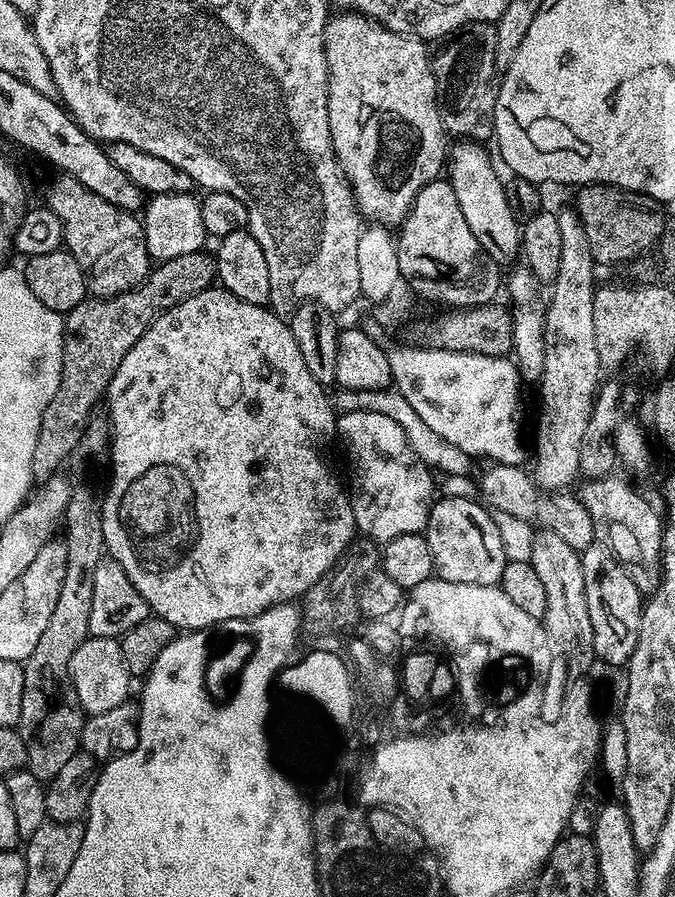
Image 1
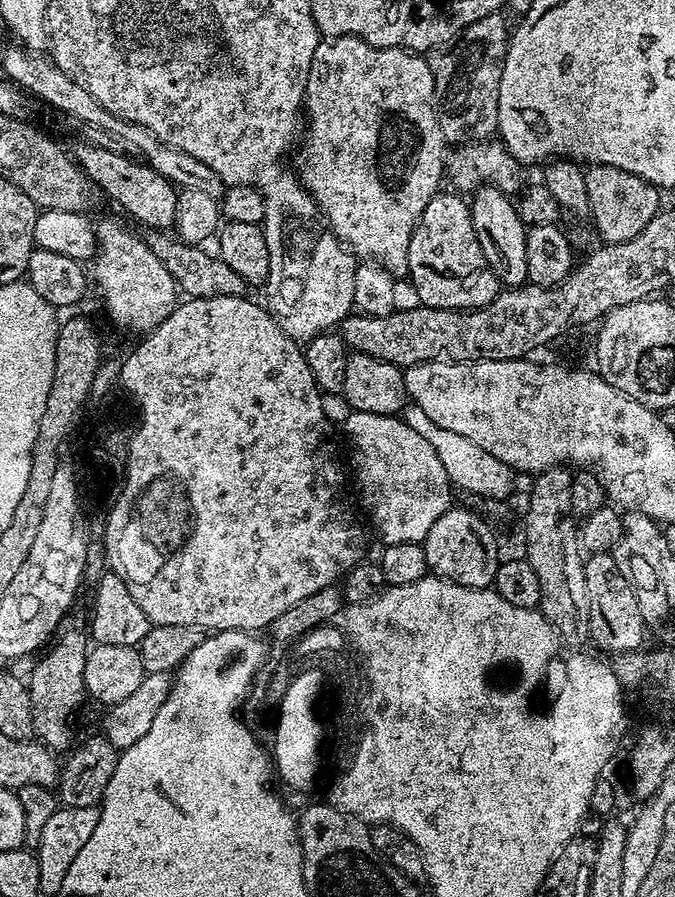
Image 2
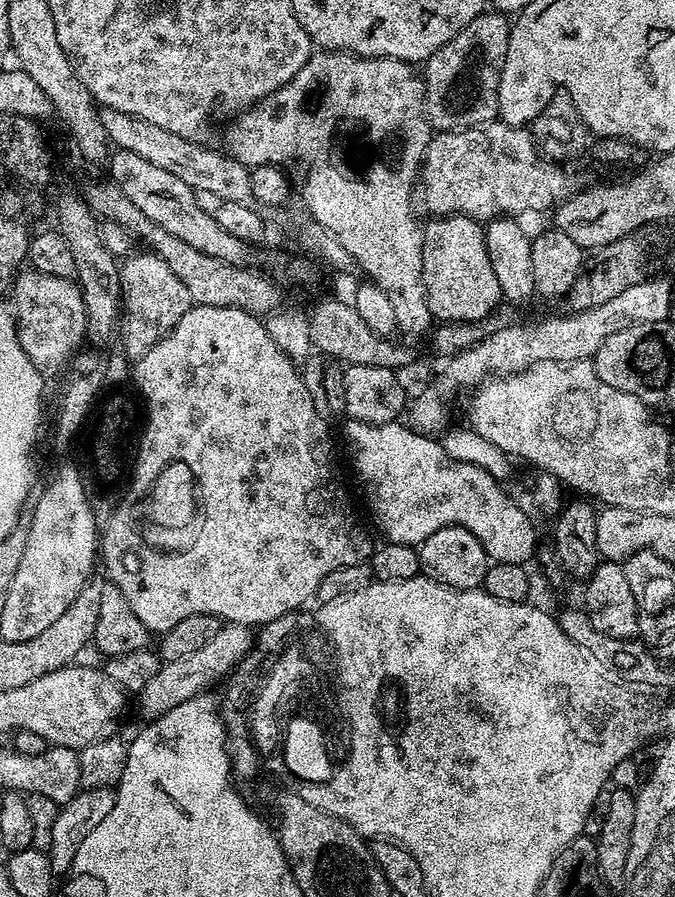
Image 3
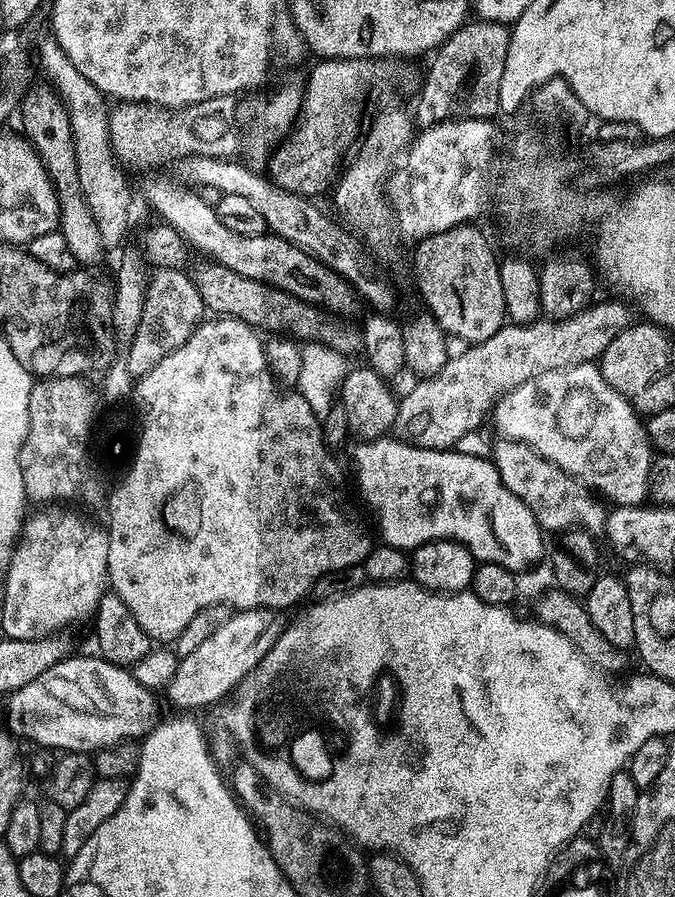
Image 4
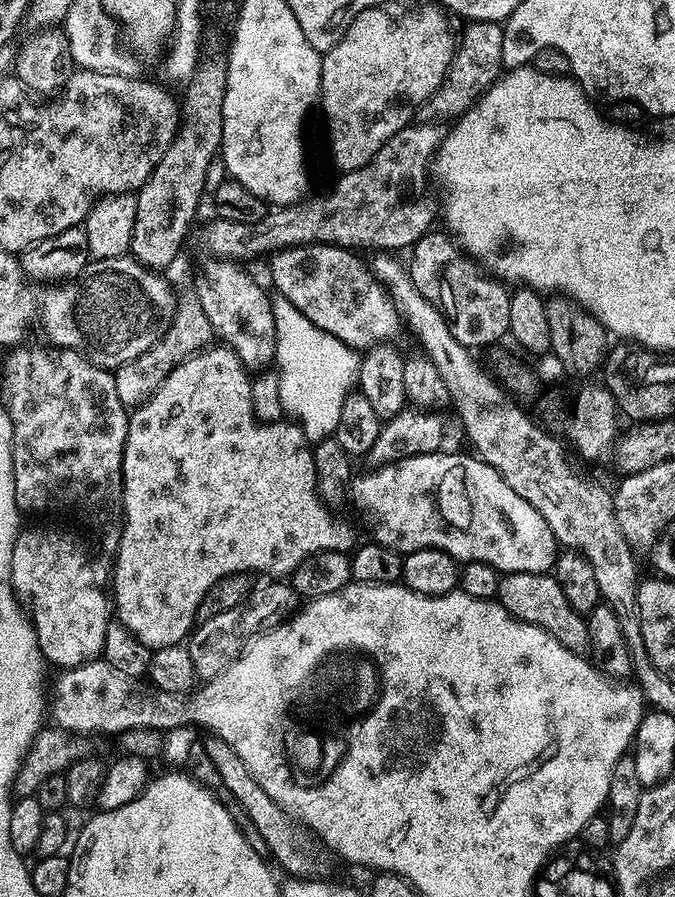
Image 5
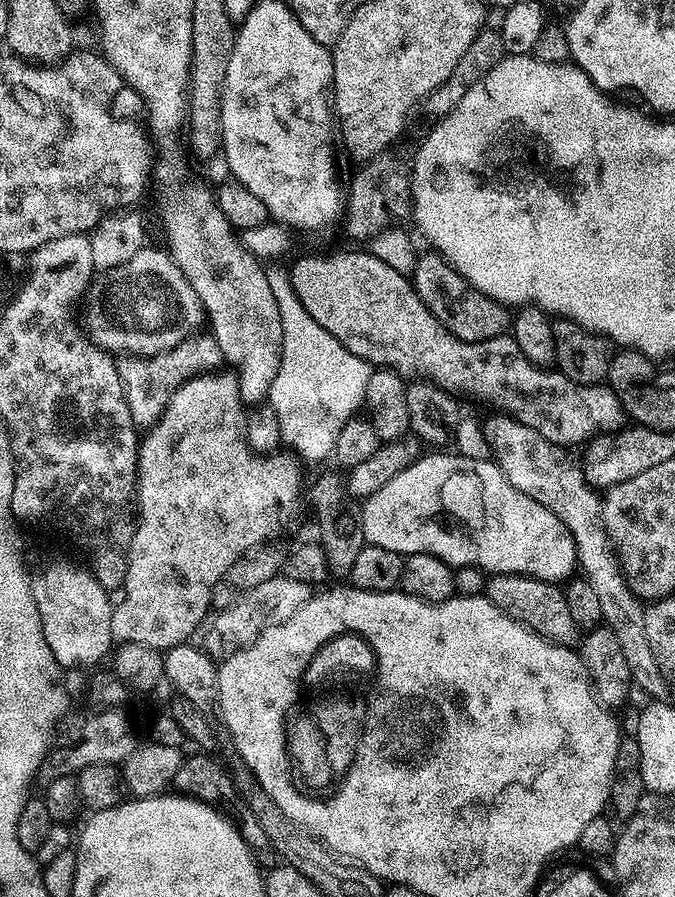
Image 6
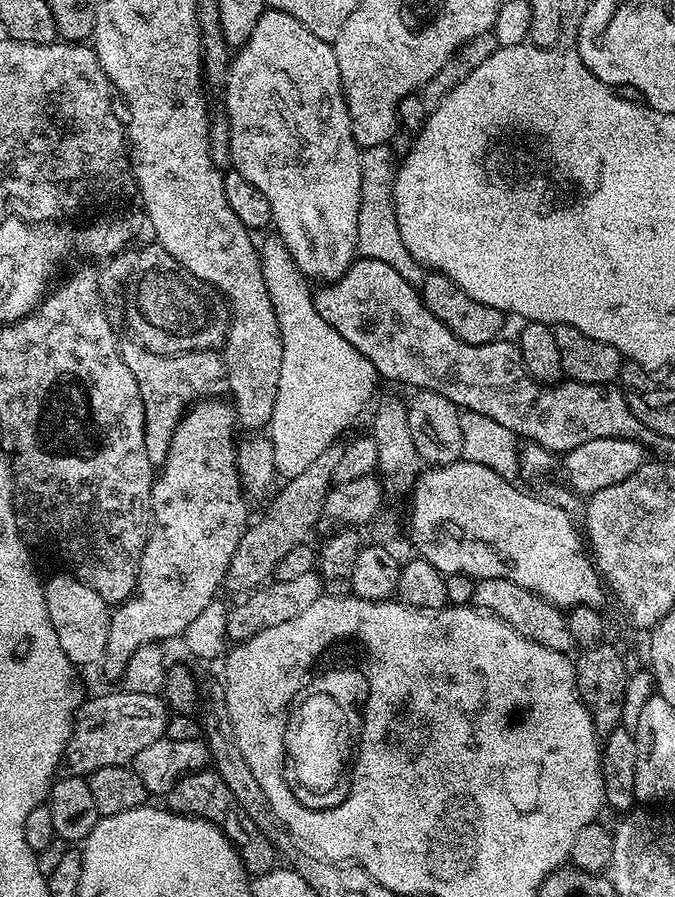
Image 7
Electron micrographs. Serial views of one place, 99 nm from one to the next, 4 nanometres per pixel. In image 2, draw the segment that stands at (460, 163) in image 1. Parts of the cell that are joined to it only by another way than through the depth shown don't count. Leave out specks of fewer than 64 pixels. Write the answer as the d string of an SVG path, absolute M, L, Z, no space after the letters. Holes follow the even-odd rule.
M491 186L475 189L470 196L474 234L478 234L478 246L486 254L488 269L501 285L519 288L528 279L526 270L526 238L528 228L522 222L519 207L507 192Z

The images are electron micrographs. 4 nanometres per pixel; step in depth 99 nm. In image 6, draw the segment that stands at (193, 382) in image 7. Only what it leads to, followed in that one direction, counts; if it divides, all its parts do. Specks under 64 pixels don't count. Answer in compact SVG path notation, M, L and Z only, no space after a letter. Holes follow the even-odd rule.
M200 330L178 342L165 352L156 356L143 358L124 358L119 361L120 381L124 387L126 402L133 406L139 404L157 404L163 406L185 382L196 376L211 374L224 364L224 355L220 352L218 342L207 331Z

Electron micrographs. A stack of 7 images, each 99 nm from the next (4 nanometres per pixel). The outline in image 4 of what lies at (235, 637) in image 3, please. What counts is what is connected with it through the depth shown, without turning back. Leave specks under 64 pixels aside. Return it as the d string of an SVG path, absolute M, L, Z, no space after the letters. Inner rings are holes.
M246 608L231 613L194 650L194 654L183 657L176 665L176 672L166 685L168 700L180 710L192 710L188 708L208 708L216 704L220 699L231 697L237 686L248 679L250 673L256 669L256 665L272 641L280 635L282 623L275 608Z

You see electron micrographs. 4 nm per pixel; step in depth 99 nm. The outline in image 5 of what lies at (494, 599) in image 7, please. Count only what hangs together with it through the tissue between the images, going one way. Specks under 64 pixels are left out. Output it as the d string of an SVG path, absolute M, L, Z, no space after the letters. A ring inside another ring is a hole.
M510 572L500 577L500 595L498 602L515 620L526 622L530 626L538 626L546 630L566 650L587 657L592 651L592 639L588 629L588 621L581 613L566 602L566 594L562 594L562 586L558 586L555 575L547 572Z

